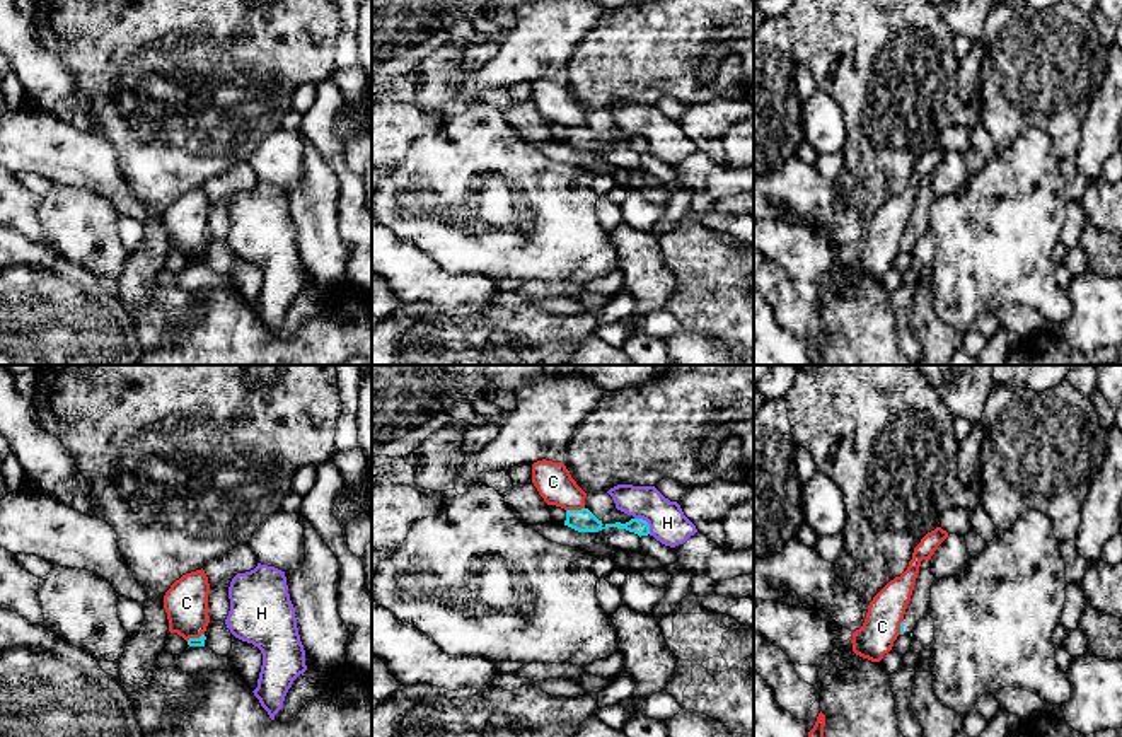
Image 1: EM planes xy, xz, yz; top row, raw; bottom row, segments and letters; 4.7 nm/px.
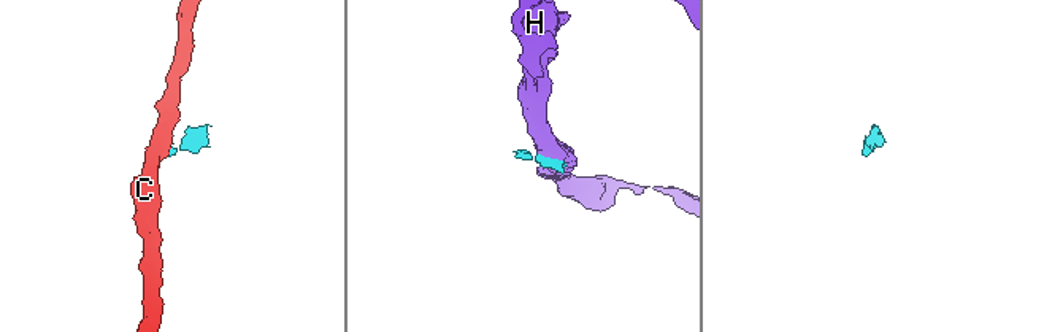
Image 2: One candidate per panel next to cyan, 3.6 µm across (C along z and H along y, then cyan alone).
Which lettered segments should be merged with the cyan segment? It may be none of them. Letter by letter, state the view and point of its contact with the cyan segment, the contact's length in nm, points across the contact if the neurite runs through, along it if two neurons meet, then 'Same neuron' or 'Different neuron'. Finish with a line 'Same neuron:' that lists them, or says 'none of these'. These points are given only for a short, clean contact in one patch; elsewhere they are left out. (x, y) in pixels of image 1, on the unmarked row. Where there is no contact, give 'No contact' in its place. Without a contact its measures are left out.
C: Touches cyan at xz (575, 128). Shared border 90 nm. Boundary: xz (584, 125), (566, 128). Different neuron
H: Touches cyan at xz (647, 140). Shared border 110 nm. Boundary: xz (635, 135), (641, 135), (650, 150). Different neuron
Same neuron: none of these

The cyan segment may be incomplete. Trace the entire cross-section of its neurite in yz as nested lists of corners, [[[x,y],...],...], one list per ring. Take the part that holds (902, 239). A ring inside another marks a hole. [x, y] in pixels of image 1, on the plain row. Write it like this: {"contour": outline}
{"contour": [[[922,177],[911,218],[900,241],[900,252],[911,252],[917,239],[929,232],[931,203],[934,198],[931,177]]]}

